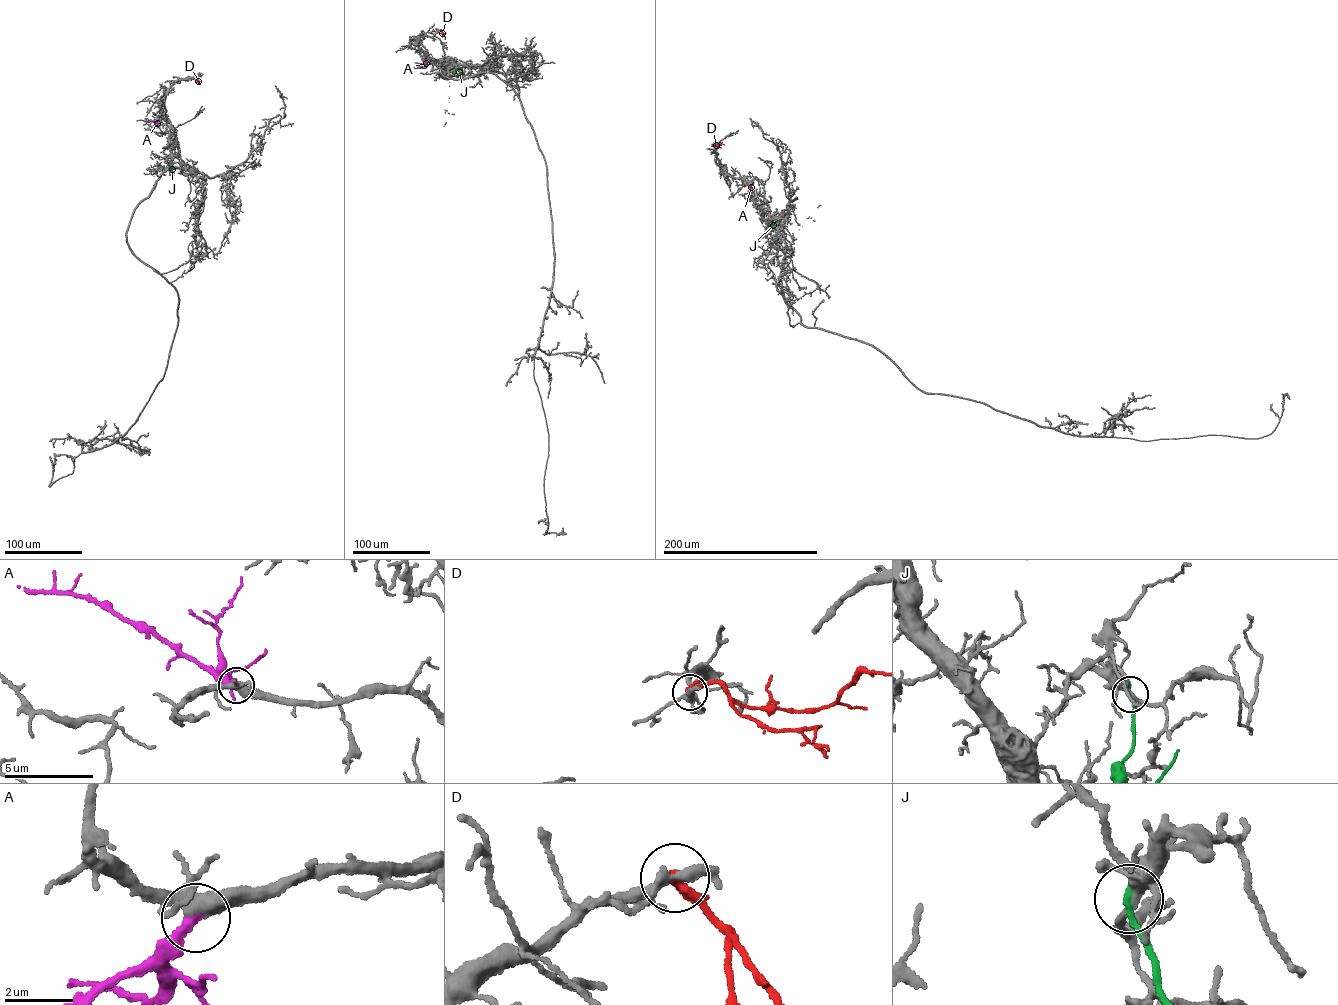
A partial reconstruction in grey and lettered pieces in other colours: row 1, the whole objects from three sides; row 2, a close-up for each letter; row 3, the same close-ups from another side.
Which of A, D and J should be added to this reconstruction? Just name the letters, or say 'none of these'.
A

